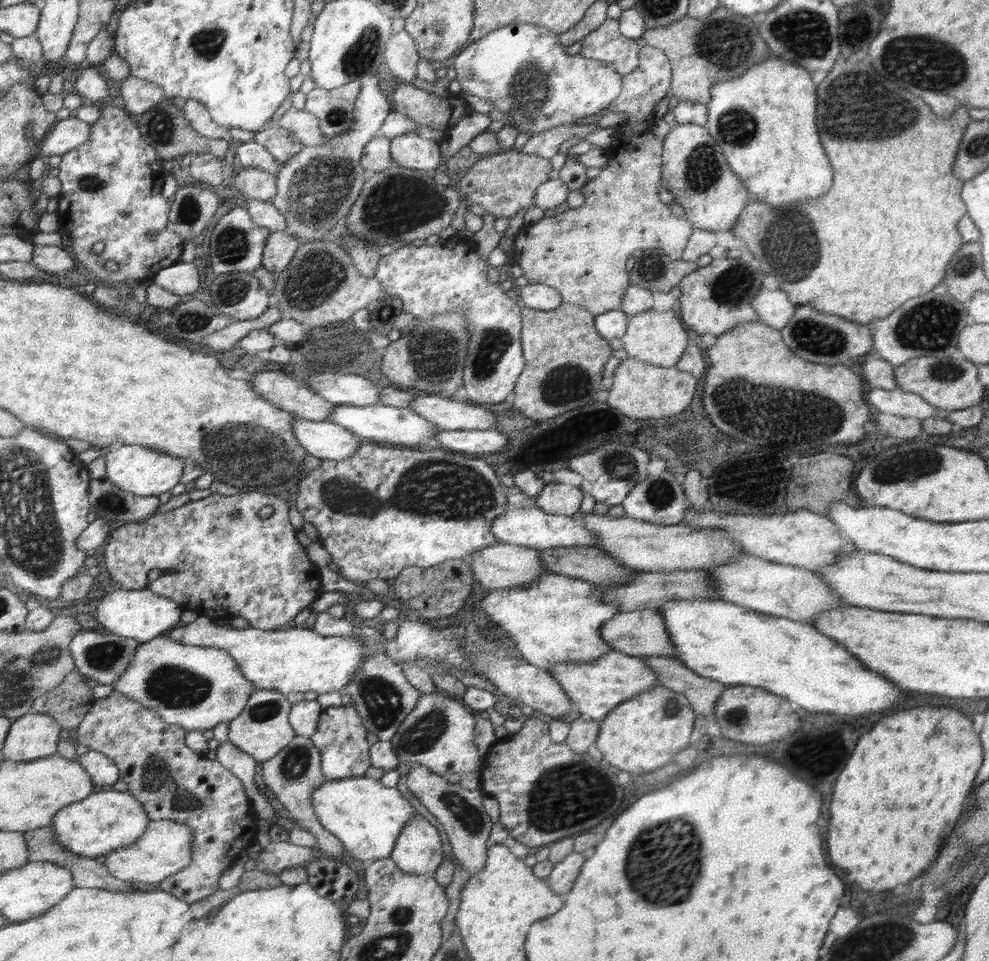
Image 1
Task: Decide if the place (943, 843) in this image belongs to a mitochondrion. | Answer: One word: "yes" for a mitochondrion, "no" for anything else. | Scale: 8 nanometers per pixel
no

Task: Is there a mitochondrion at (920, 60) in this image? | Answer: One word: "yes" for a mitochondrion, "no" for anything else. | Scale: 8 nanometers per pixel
yes

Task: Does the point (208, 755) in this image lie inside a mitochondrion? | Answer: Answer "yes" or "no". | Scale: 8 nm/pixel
no

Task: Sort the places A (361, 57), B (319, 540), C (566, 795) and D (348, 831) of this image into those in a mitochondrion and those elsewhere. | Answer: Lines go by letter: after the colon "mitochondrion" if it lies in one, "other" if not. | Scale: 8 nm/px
A: mitochondrion
B: other
C: mitochondrion
D: other

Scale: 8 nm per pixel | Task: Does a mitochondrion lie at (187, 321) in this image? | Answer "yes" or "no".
yes

